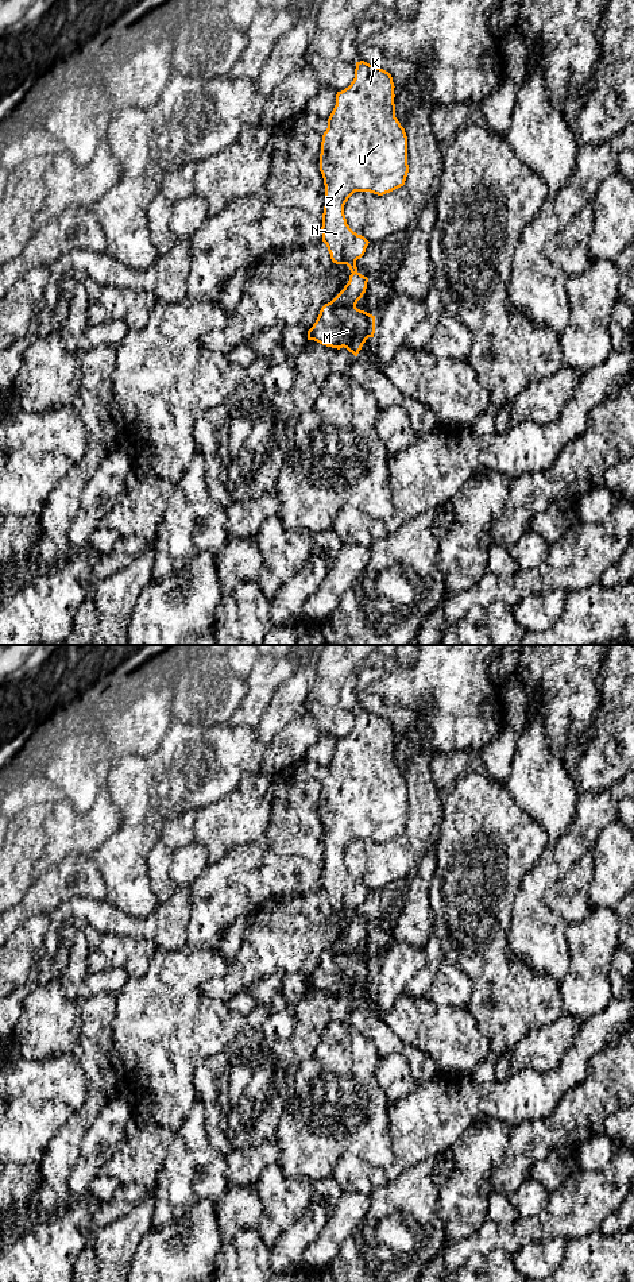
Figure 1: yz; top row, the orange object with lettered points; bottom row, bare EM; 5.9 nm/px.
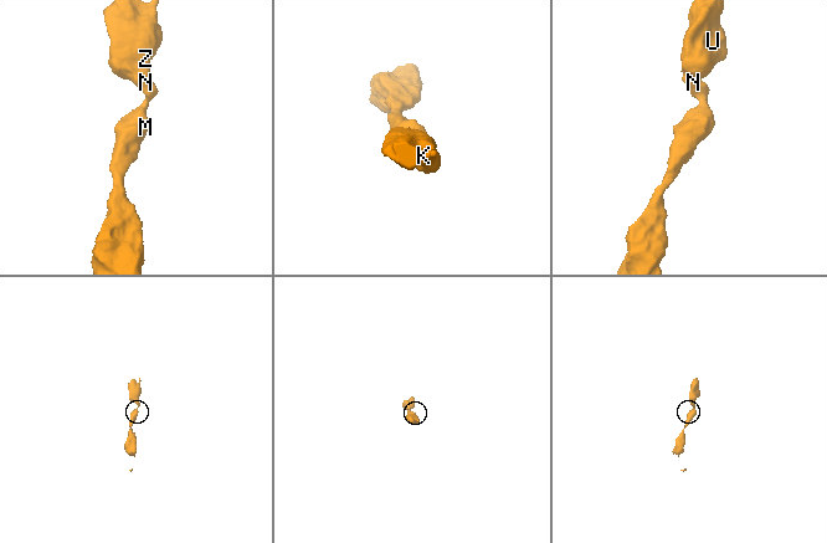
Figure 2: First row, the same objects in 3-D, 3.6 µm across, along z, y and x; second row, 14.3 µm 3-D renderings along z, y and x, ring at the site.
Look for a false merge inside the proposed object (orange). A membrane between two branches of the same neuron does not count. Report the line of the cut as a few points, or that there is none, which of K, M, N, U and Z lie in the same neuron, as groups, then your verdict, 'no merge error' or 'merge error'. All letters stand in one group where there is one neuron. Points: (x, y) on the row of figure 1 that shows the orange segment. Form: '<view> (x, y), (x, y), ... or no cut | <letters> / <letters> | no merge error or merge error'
no cut | K M N U Z | no merge error

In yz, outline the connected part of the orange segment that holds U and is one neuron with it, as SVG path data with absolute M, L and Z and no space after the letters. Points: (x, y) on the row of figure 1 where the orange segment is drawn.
M364 61L356 62L353 81L336 94L336 105L321 142L320 171L325 185L322 242L332 262L347 264L352 274L344 289L321 308L316 323L308 331L308 340L337 350L344 347L355 356L366 340L374 337L375 316L356 308L368 282L368 278L357 271L356 260L364 255L370 242L349 228L344 205L355 192L383 196L405 185L409 173L407 136L395 117L394 88L388 72Z

